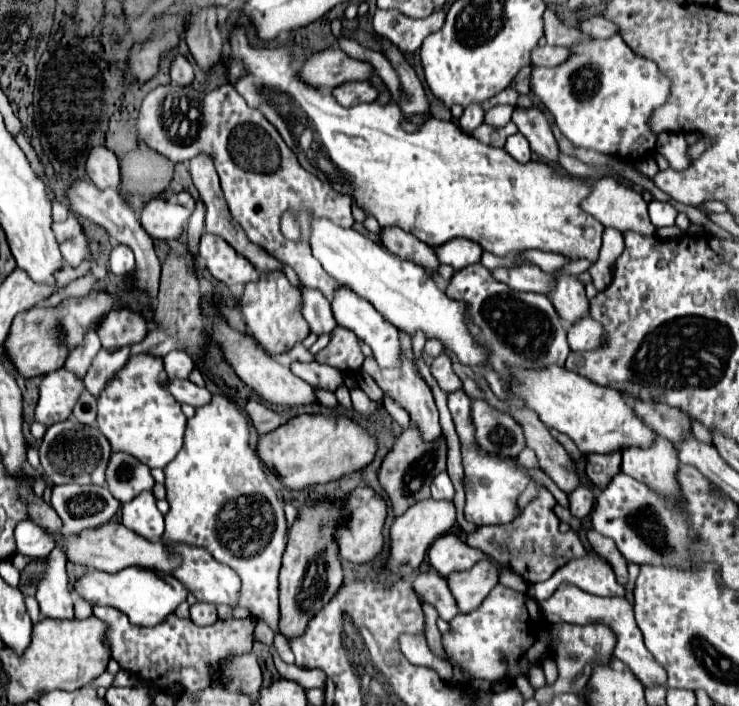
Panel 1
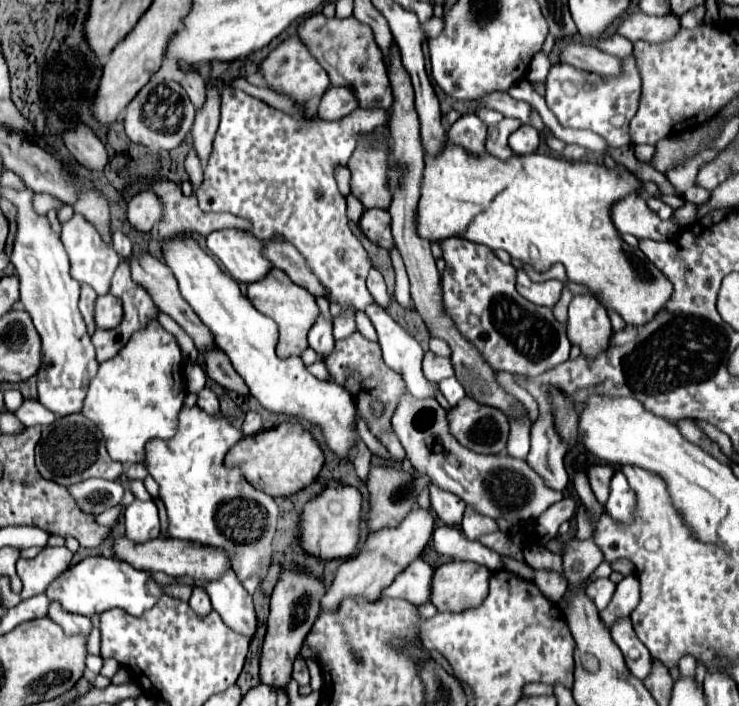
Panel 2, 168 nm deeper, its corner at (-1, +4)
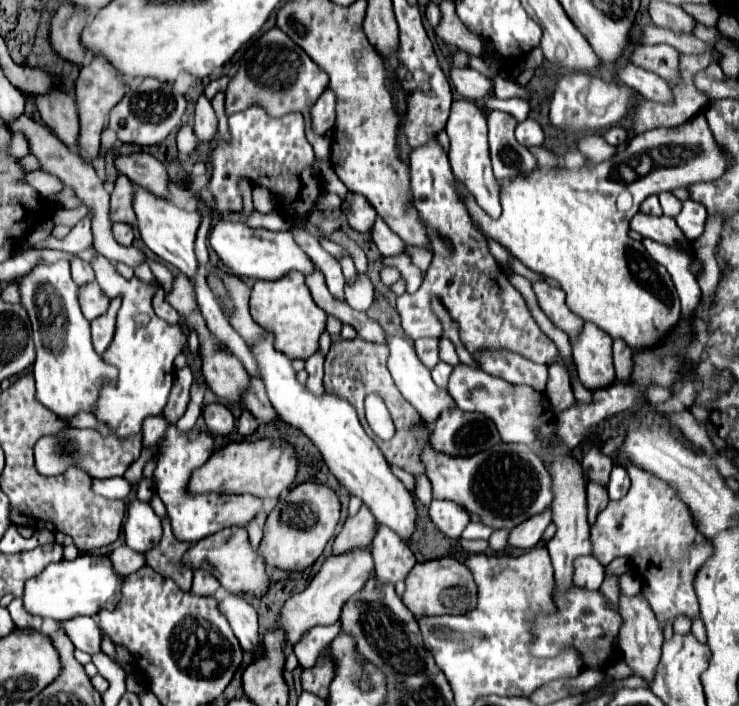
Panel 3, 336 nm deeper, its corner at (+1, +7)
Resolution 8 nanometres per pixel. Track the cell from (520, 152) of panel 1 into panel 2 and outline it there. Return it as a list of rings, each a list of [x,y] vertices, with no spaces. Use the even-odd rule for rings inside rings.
[[[520,126],[514,134],[510,134],[508,138],[510,142],[510,148],[518,154],[518,156],[524,156],[524,154],[532,154],[538,144],[540,144],[540,134],[536,128],[532,126]]]

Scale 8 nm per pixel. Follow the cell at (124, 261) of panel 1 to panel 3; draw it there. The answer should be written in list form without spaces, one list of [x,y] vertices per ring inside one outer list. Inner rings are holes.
[[[114,223],[112,233],[114,233],[114,237],[116,237],[116,241],[120,245],[128,245],[128,247],[132,245],[132,239],[134,239],[132,225],[128,225],[128,223]]]

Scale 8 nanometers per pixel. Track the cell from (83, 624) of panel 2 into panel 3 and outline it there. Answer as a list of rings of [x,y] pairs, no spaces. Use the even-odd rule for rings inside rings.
[[[74,617],[66,623],[62,623],[62,627],[66,629],[68,637],[72,639],[74,647],[90,653],[90,655],[96,655],[96,653],[102,653],[102,637],[100,637],[100,629],[96,625],[96,621],[92,617]]]

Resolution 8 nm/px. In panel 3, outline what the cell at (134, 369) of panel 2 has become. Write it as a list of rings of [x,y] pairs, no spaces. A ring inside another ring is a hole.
[[[98,255],[92,261],[96,281],[100,289],[110,297],[122,297],[120,315],[116,317],[116,333],[102,359],[118,369],[118,383],[106,385],[100,391],[94,415],[100,423],[106,423],[116,437],[128,437],[142,431],[142,421],[148,415],[160,415],[168,401],[174,383],[174,357],[182,353],[182,345],[188,341],[178,325],[168,325],[152,309],[152,297],[160,289],[160,283],[144,283],[136,277],[132,281],[122,279],[114,265]]]

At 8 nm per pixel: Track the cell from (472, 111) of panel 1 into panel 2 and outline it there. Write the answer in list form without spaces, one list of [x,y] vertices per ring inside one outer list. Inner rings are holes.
[[[464,114],[456,124],[452,124],[448,132],[450,142],[466,146],[472,154],[484,154],[484,140],[486,140],[486,124],[476,114]]]

